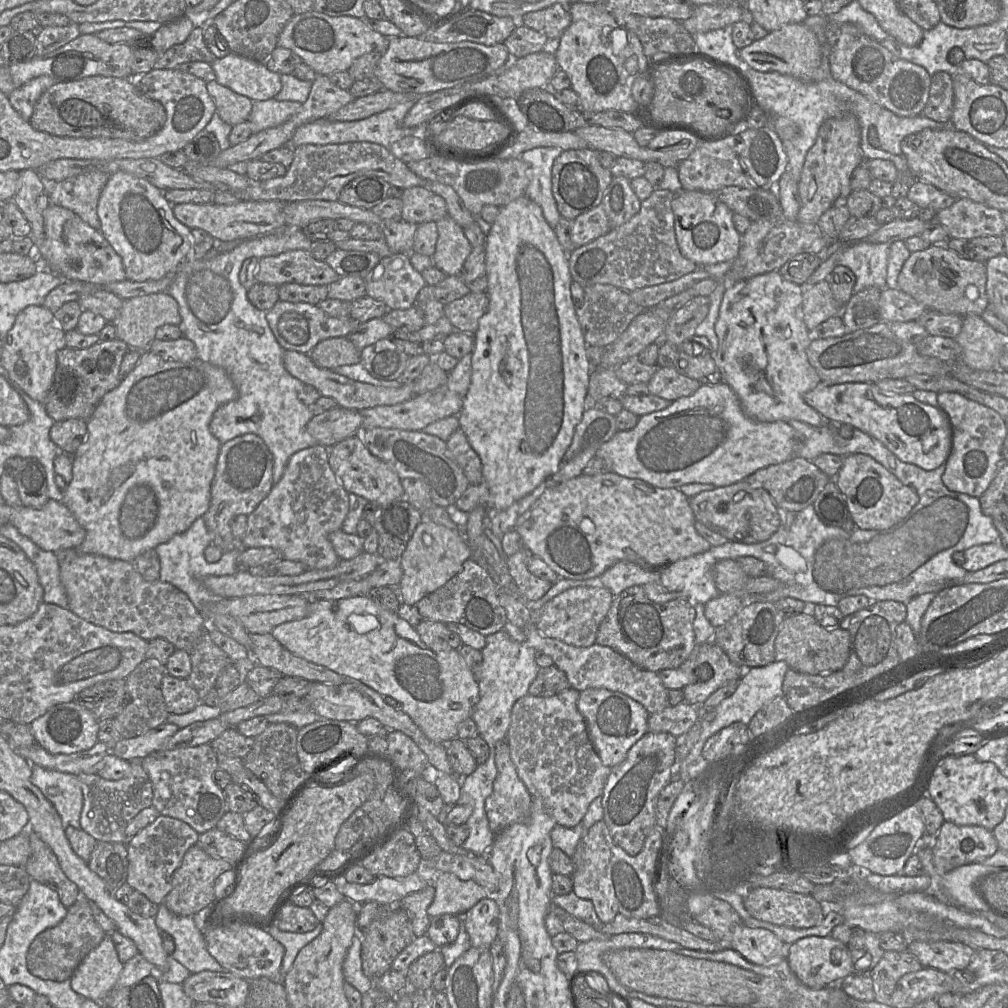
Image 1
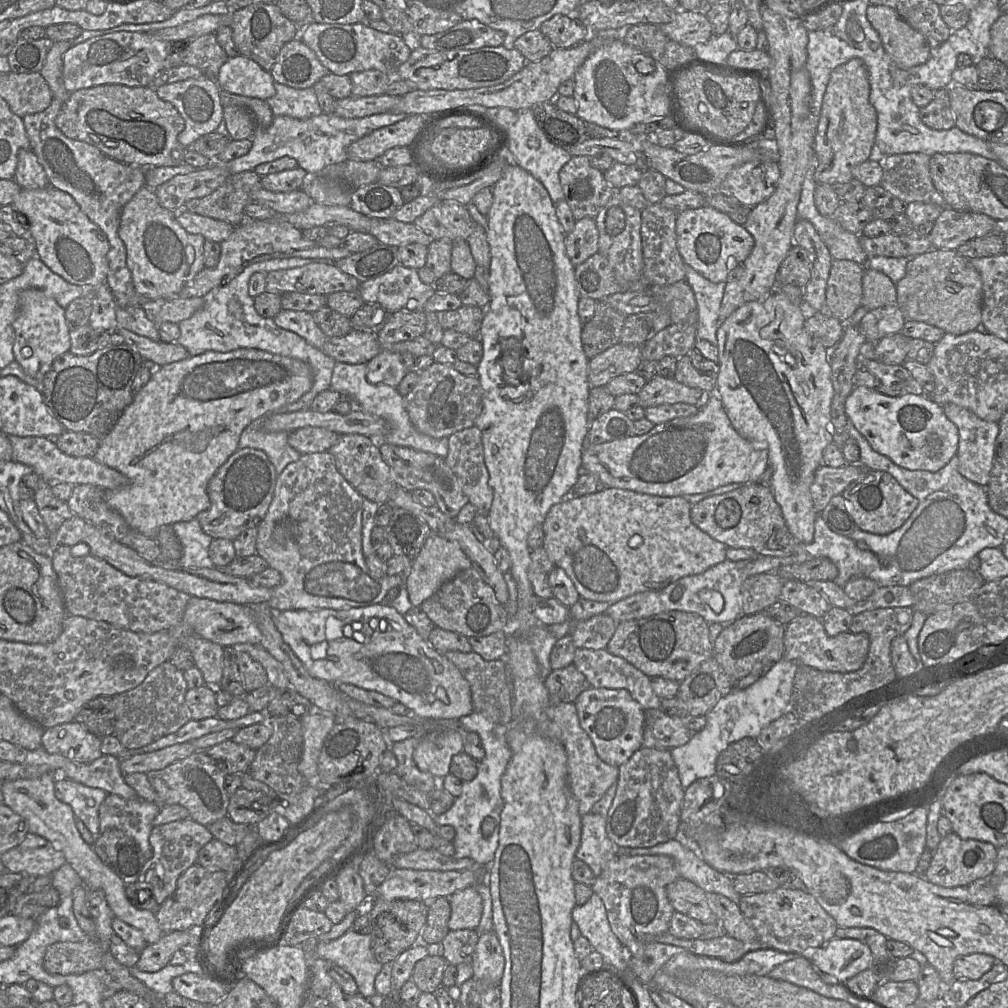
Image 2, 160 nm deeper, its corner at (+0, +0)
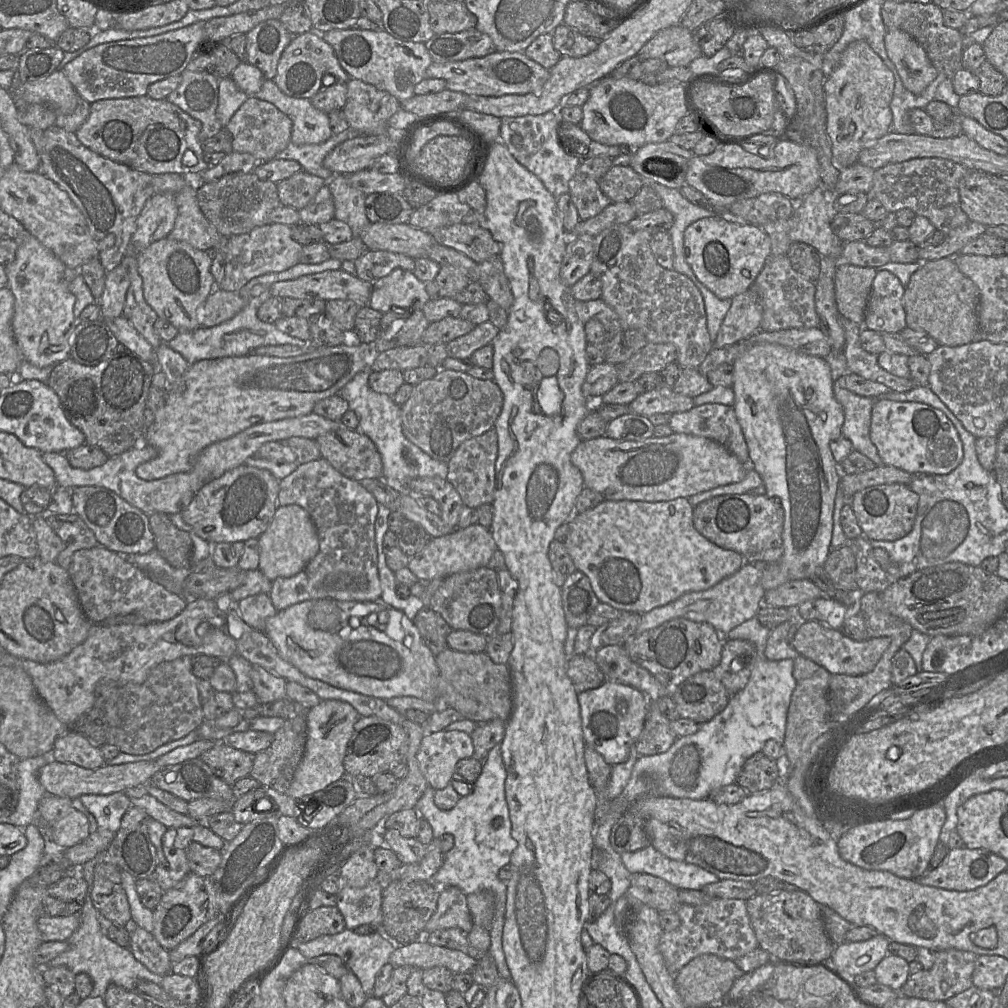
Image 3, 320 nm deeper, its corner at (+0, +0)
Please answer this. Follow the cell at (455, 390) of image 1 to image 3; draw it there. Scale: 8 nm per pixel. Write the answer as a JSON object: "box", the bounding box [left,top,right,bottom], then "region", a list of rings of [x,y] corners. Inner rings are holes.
{"box":[42,412,341,515],"region":[[[313,412],[303,416],[258,423],[230,438],[204,448],[196,457],[189,471],[149,481],[139,478],[136,475],[136,468],[140,464],[158,456],[157,450],[150,445],[134,447],[119,455],[109,457],[102,466],[89,470],[73,467],[64,453],[45,452],[42,453],[42,458],[53,470],[57,485],[60,487],[71,490],[81,486],[101,486],[115,492],[147,515],[155,512],[170,515],[181,513],[205,484],[219,478],[233,468],[246,464],[246,461],[265,443],[291,437],[303,437],[316,440],[318,436],[335,431],[341,426],[341,420],[329,420]]]}

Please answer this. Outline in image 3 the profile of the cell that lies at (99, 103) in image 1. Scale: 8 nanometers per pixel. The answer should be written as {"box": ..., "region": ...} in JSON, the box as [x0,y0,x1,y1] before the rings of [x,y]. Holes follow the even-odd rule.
{"box":[74,95,209,175],"region":[[[144,95],[103,99],[91,103],[86,121],[74,134],[85,147],[102,157],[150,175],[160,175],[165,173],[202,173],[208,169],[209,166],[203,160],[202,142],[199,139],[200,130],[201,123],[198,120],[167,99],[157,100]]]}

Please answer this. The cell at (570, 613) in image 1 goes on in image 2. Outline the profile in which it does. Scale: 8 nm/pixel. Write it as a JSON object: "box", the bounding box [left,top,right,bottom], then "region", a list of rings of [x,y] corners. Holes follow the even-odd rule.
{"box":[570,613,617,649],"region":[[[602,613],[575,622],[570,636],[576,648],[605,649],[615,632],[616,626],[617,623],[609,615]]]}

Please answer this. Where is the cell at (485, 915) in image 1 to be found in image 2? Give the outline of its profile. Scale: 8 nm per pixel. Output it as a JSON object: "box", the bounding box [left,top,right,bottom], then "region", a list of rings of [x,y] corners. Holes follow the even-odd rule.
{"box":[471,930,505,985],"region":[[[494,930],[480,934],[473,953],[471,966],[473,977],[488,984],[500,985],[505,959]]]}

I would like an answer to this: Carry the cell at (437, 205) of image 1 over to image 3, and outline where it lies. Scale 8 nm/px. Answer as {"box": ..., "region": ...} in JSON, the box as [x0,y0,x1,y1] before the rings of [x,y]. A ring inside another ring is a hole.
{"box":[432,224,500,263],"region":[[[454,224],[435,230],[432,236],[437,243],[463,253],[476,263],[500,257],[500,244],[480,225]]]}

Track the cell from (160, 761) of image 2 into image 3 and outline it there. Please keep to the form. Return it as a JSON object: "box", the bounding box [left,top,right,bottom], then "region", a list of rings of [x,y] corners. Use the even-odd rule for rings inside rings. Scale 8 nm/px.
{"box":[38,760,161,800],"region":[[[155,760],[113,766],[104,764],[96,769],[86,769],[72,763],[51,761],[39,770],[38,778],[47,794],[74,800],[81,795],[108,795],[116,792],[125,792],[127,789],[136,786],[146,785],[151,777],[160,770],[161,767]]]}

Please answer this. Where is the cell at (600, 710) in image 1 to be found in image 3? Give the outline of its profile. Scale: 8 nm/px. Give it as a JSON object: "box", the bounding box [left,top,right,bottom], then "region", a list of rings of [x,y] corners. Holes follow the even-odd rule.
{"box":[578,680,648,766],"region":[[[606,680],[596,689],[579,693],[578,702],[585,744],[599,753],[610,766],[625,762],[631,746],[643,731],[648,697],[636,688]]]}

